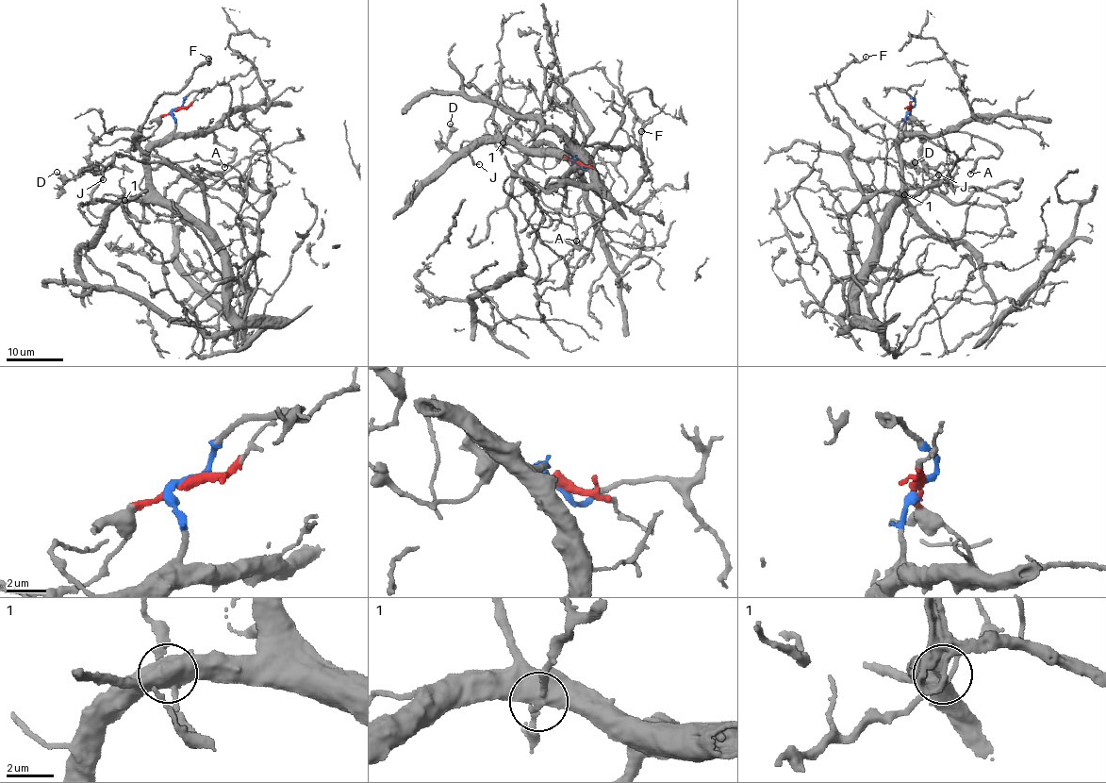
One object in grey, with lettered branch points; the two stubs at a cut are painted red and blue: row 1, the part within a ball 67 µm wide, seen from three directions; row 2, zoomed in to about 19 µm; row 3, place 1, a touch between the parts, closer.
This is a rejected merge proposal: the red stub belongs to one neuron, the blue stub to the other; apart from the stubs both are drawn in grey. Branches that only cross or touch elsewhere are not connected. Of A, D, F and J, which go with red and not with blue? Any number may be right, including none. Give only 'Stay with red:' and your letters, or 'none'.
Stay with red: D

